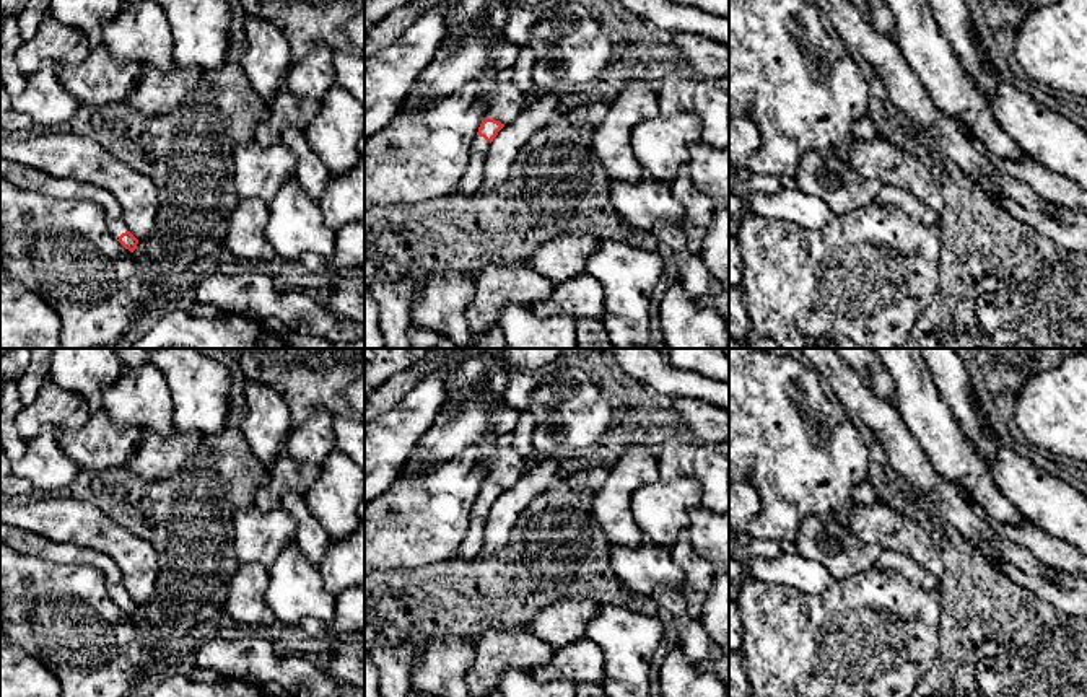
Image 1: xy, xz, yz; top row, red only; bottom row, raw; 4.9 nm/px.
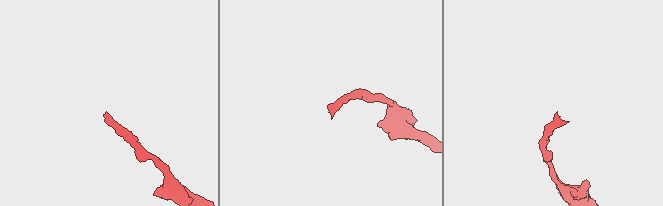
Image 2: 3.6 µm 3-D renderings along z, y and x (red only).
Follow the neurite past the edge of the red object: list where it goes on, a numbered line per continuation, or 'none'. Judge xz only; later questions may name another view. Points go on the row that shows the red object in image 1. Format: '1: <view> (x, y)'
1: xz (472, 178)

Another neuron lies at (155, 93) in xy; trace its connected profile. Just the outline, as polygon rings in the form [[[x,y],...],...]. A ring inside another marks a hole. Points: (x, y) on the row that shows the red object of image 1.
[[[145,65],[127,103],[145,116],[168,114],[186,101],[199,78],[194,67],[172,65],[168,72],[159,72]]]

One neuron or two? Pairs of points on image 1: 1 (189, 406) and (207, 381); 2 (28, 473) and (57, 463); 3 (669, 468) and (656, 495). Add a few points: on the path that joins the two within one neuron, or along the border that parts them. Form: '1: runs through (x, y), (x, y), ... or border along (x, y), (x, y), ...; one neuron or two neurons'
1: runs through (196, 399), (200, 388); one neuron
2: runs through (34, 473), (48, 473), (51, 469); one neuron
3: border along (659, 477), (692, 476), (702, 489); two neurons

